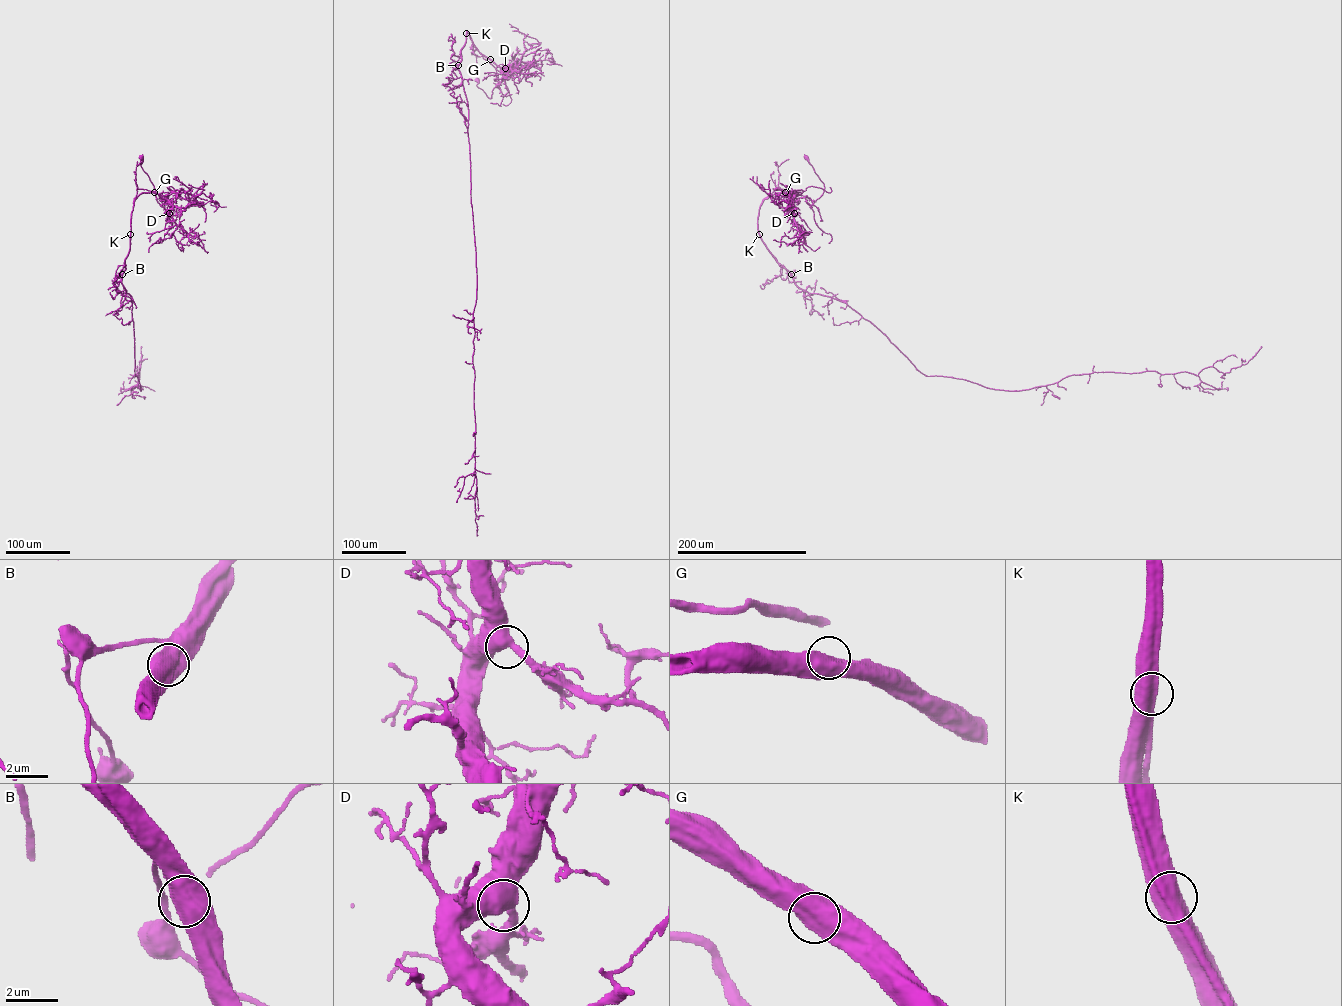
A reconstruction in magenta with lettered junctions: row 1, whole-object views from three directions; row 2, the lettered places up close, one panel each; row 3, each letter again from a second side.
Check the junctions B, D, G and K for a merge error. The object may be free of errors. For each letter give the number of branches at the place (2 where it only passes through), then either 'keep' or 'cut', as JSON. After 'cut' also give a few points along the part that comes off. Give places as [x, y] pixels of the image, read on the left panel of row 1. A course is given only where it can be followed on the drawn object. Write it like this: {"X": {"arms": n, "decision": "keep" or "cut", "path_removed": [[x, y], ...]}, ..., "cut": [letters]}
{"B": {"arms": 2, "decision": "keep"}, "D": {"arms": 2, "decision": "keep"}, "G": {"arms": 2, "decision": "keep"}, "K": {"arms": 2, "decision": "cut", "path_removed": [[131, 234], [137, 187], [161, 196], [175, 190], [194, 195], [203, 193], [218, 203], [209, 203]]}, "cut": ["K"]}

